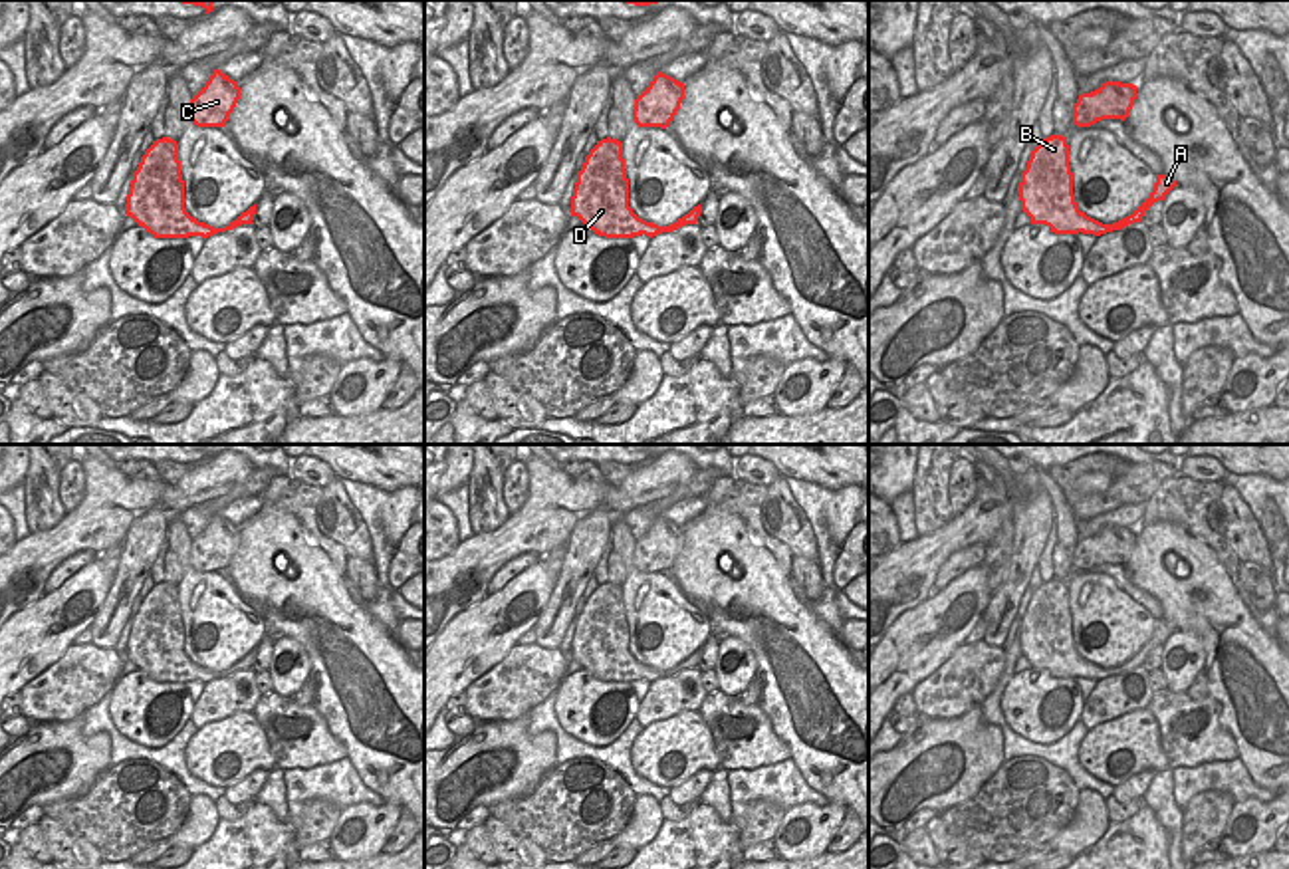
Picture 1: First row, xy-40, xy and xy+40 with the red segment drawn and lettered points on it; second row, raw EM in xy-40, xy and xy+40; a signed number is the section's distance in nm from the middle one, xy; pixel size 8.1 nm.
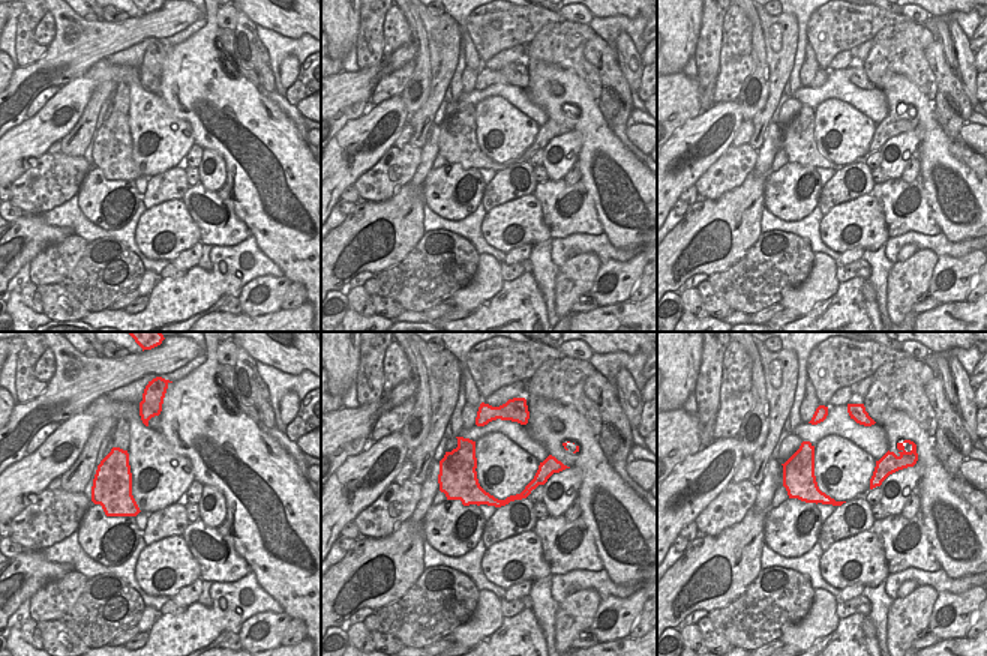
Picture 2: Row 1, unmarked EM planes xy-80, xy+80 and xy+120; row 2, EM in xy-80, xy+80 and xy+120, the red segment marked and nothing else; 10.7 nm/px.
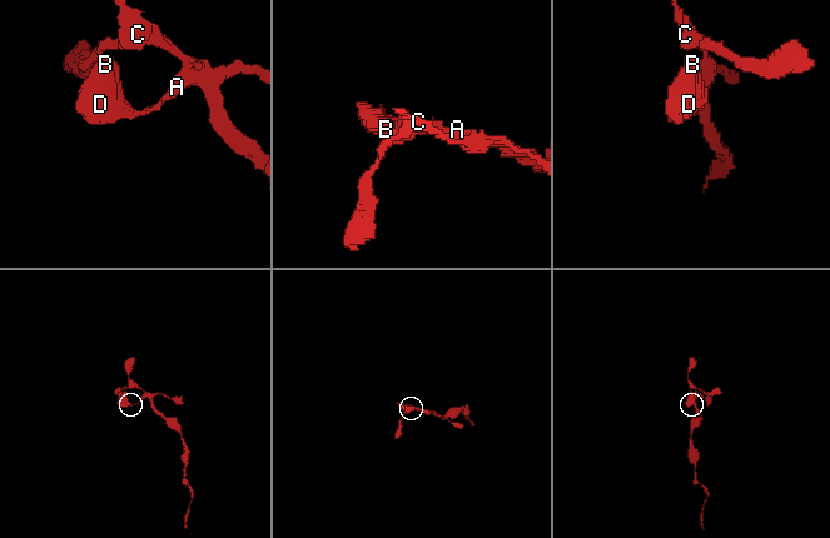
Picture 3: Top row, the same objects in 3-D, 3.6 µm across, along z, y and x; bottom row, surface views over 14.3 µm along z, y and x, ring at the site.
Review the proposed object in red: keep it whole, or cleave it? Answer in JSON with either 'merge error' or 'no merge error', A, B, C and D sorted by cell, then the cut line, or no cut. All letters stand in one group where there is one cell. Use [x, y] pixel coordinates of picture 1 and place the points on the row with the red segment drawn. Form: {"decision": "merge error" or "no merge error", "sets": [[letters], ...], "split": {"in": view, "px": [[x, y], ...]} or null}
{"decision": "no merge error", "sets": [["A", "B", "C", "D"]], "split": null}

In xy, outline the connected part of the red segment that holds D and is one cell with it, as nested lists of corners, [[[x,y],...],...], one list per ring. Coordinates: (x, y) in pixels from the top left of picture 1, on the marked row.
[[[601,139],[585,157],[571,196],[571,216],[577,216],[595,234],[605,238],[656,236],[696,224],[700,204],[668,226],[639,218],[629,206],[629,179],[623,159],[623,143]]]

